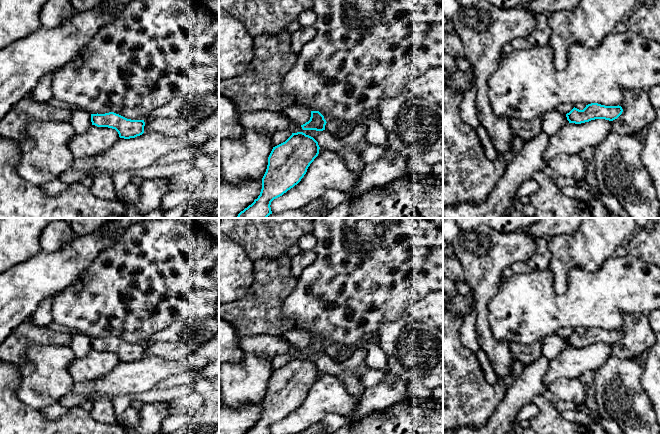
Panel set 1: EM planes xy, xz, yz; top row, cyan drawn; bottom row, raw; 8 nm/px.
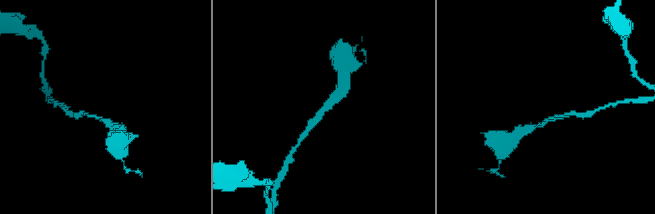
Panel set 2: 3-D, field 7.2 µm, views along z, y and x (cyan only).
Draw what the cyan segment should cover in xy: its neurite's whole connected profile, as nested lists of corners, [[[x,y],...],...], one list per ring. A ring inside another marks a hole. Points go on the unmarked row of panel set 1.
[[[114,336],[91,338],[92,349],[115,353],[120,362],[130,363],[144,357],[144,344],[127,343]]]

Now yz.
[[[598,327],[586,329],[583,334],[573,332],[566,338],[569,347],[581,348],[595,343],[605,343],[613,345],[623,336],[621,330],[605,330]]]

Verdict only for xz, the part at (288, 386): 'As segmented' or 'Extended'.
As segmented

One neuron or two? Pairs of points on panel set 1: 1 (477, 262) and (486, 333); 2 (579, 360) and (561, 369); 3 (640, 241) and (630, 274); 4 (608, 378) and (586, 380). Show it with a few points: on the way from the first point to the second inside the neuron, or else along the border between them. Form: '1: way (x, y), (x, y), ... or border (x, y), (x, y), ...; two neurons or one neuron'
1: way (482, 280), (482, 315); one neuron
2: way (575, 361), (565, 365); one neuron
3: border (627, 254), (649, 263); two neurons
4: border (593, 371), (594, 397), (597, 402); two neurons

